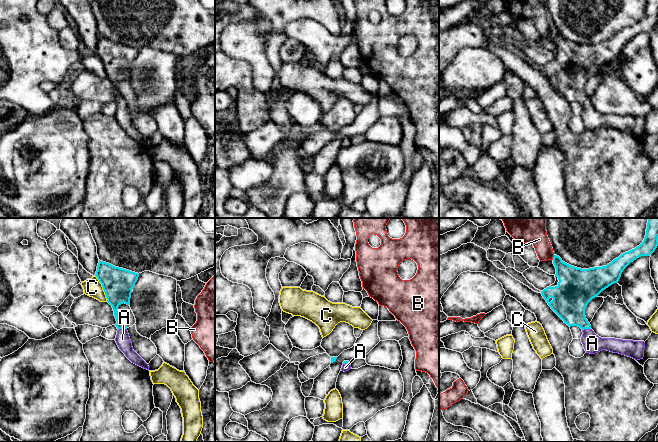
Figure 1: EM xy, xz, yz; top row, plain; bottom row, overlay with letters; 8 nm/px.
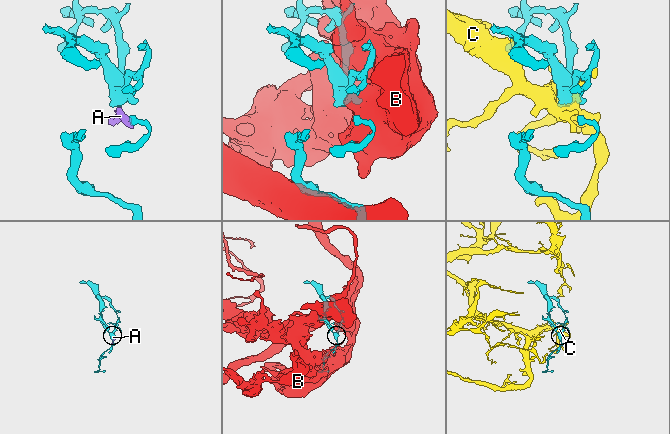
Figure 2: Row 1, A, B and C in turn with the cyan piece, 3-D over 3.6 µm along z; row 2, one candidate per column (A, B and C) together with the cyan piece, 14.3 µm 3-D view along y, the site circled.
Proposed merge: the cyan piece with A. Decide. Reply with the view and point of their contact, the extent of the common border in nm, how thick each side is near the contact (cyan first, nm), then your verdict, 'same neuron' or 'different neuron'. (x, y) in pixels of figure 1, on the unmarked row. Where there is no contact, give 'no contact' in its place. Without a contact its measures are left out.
xy (122, 104) | 70 nm | 130/120 nm | same neuron

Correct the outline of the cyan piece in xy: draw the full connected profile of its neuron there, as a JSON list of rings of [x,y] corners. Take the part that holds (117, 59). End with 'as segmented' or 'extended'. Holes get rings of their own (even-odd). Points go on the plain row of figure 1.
[[[99,36],[95,52],[102,60],[107,78],[114,87],[118,105],[115,117],[119,125],[132,139],[149,146],[148,140],[133,126],[127,103],[117,87],[123,79],[130,81],[132,65],[139,50]]]; extended

